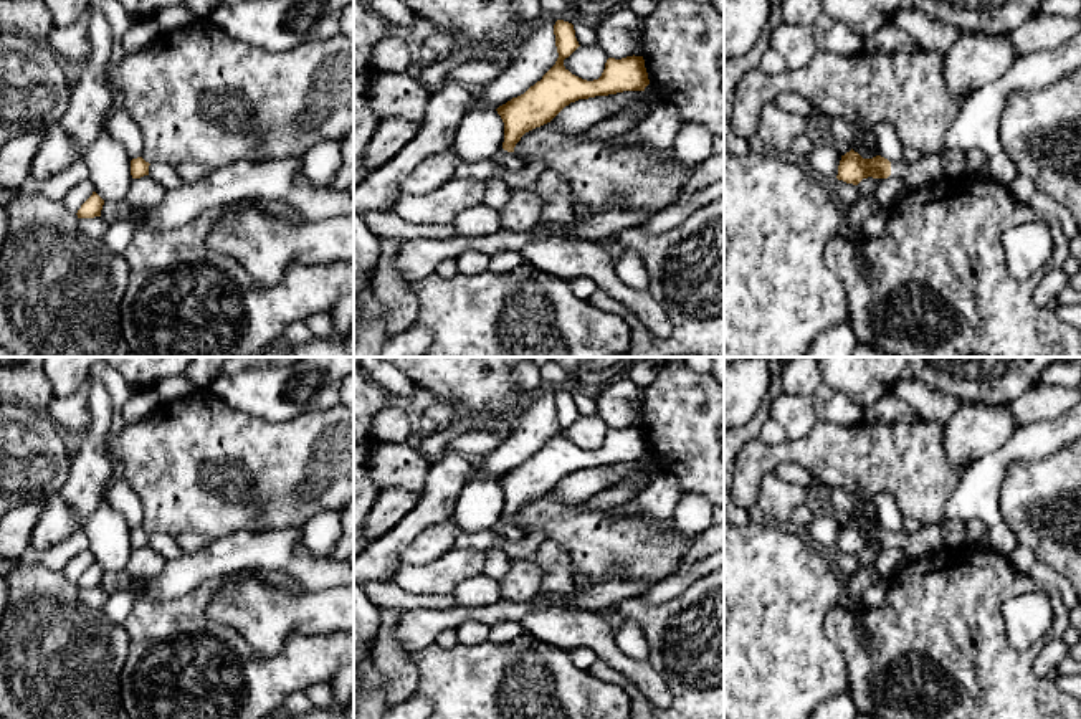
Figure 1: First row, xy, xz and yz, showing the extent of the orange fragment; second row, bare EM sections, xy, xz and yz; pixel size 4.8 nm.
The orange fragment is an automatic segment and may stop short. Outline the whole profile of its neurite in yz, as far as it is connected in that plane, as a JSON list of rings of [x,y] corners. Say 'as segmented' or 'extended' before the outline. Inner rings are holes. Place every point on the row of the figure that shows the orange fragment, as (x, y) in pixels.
extended; [[[853,149],[841,155],[838,180],[858,185],[863,179],[901,179],[907,190],[927,187],[944,177],[942,155],[922,155],[916,162],[893,160],[876,155],[863,159]]]

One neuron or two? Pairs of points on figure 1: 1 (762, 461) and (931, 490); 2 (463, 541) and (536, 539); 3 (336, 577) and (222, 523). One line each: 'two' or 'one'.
1: one
2: one
3: two

